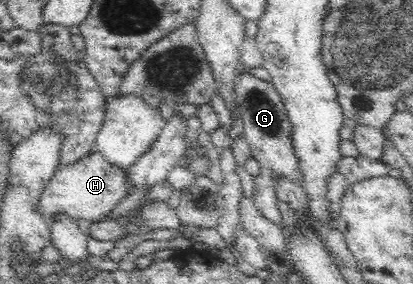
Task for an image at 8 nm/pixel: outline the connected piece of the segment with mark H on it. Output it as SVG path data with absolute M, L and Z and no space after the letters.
M95 150L74 164L55 170L40 198L39 211L48 220L56 215L56 211L65 211L74 220L98 222L106 219L104 214L128 195L128 189L130 186L128 182L124 182L124 170L108 164Z

